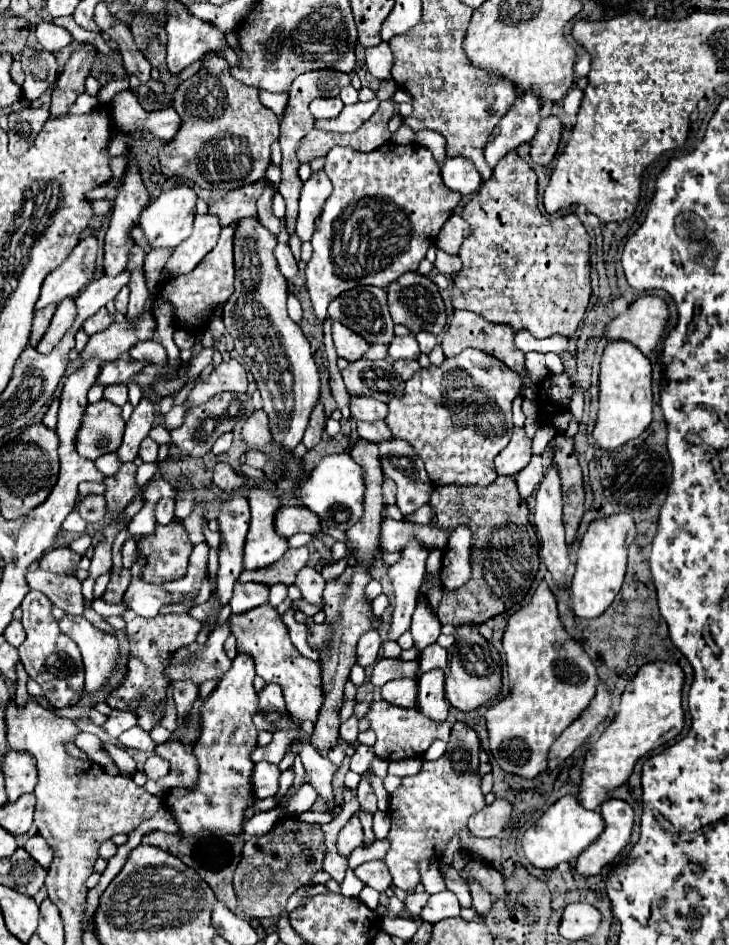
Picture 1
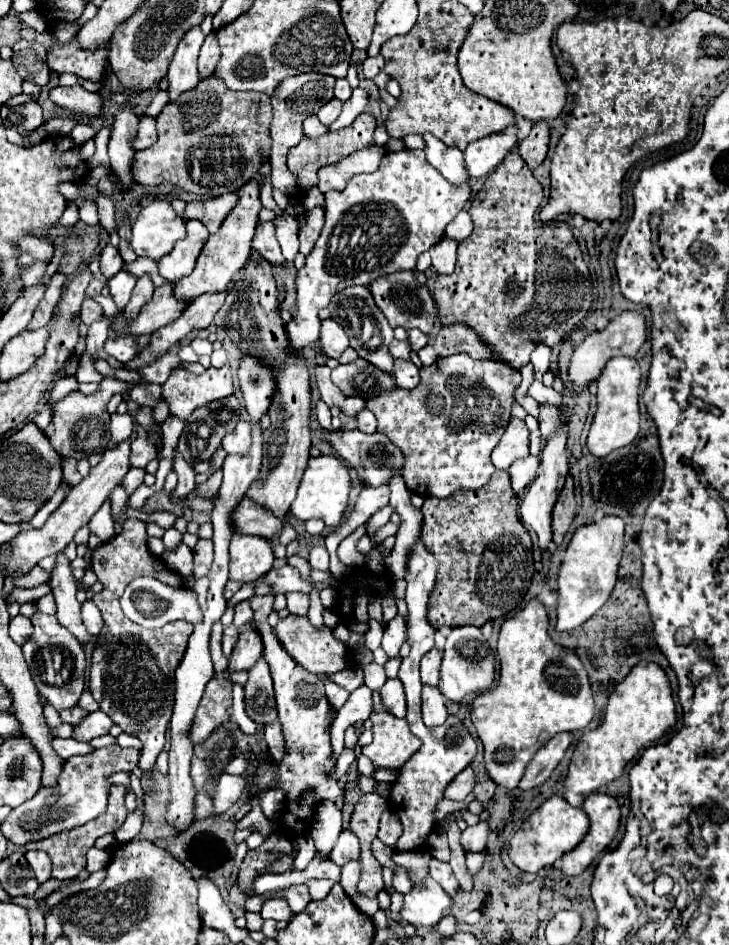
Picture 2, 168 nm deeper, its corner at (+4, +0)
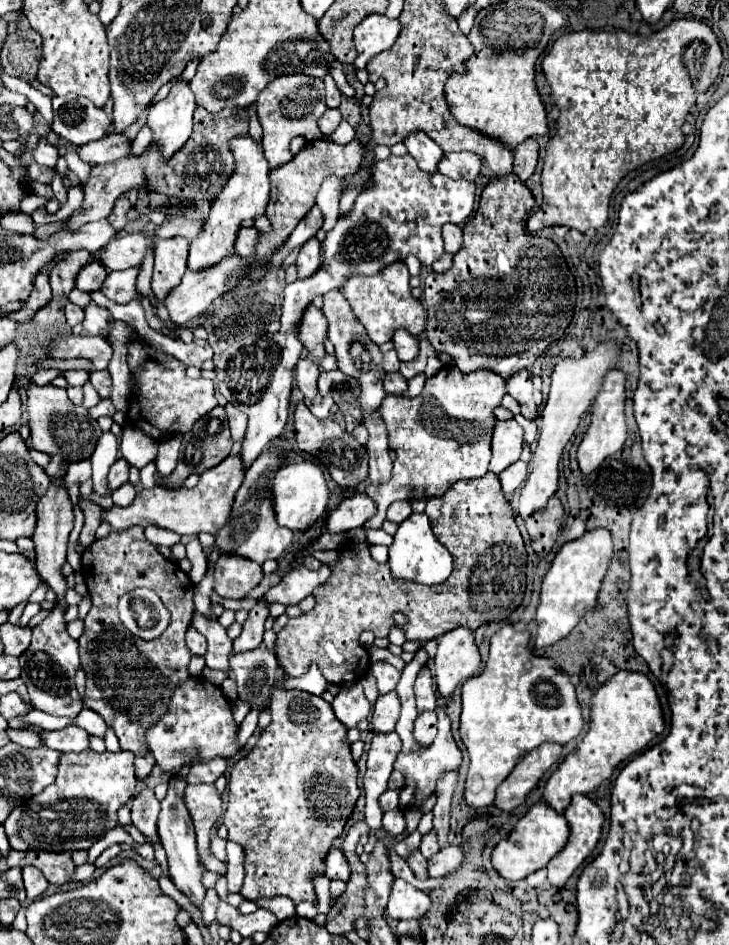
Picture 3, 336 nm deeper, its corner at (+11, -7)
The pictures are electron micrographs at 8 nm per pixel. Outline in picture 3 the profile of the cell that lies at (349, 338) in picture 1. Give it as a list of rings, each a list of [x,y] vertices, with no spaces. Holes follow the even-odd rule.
[[[313,303],[307,305],[297,327],[297,337],[315,361],[321,361],[325,357],[325,347],[323,347],[325,335],[327,335],[327,319],[323,311],[317,309]]]

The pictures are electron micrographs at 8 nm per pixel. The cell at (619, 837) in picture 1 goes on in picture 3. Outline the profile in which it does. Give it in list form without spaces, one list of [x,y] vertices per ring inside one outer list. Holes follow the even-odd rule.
[[[573,795],[571,805],[565,809],[563,817],[565,817],[567,823],[569,823],[571,835],[569,835],[567,845],[565,845],[565,847],[549,861],[549,865],[547,865],[547,871],[549,871],[547,879],[549,879],[549,883],[555,885],[555,887],[563,887],[565,881],[571,877],[571,873],[593,853],[593,849],[595,849],[597,843],[599,843],[601,827],[603,827],[603,821],[605,821],[601,809],[599,809],[587,795]]]

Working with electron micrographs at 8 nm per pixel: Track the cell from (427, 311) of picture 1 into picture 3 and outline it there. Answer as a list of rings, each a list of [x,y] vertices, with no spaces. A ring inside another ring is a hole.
[[[395,261],[393,265],[387,265],[377,275],[351,275],[345,285],[341,287],[343,297],[349,301],[357,321],[367,329],[371,341],[375,345],[391,341],[395,329],[407,329],[413,335],[419,335],[425,329],[427,313],[419,299],[411,295],[409,287],[409,271],[403,261]]]

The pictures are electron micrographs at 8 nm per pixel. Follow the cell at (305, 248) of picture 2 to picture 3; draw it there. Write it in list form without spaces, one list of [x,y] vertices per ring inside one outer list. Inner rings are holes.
[[[313,239],[313,241],[307,241],[301,251],[299,251],[299,257],[297,257],[297,271],[299,271],[299,279],[305,279],[305,277],[311,277],[319,265],[321,265],[321,249],[319,249],[319,241]]]

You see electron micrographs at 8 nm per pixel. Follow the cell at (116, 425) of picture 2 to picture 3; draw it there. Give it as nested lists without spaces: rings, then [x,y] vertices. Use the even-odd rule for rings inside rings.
[[[107,431],[99,437],[99,443],[91,455],[91,463],[93,463],[93,491],[99,495],[111,495],[109,487],[105,485],[105,475],[109,471],[109,467],[115,463],[117,459],[117,451],[119,451],[119,443],[117,437]]]

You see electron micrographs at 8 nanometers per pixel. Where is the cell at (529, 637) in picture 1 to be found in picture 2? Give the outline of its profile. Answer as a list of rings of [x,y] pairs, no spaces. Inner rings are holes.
[[[532,598],[518,614],[506,618],[498,636],[498,658],[500,658],[500,682],[494,692],[476,696],[472,708],[472,722],[478,738],[484,744],[484,764],[494,782],[506,788],[516,788],[524,776],[526,766],[534,754],[558,732],[574,732],[586,728],[594,718],[594,698],[586,668],[578,654],[570,648],[562,648],[548,636],[550,618],[544,604]]]

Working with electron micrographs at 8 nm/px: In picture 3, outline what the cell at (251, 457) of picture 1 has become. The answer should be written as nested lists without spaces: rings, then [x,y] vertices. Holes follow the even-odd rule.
[[[231,403],[225,405],[225,411],[227,411],[227,421],[229,421],[229,427],[231,427],[233,441],[243,439],[245,437],[245,429],[247,429],[247,417],[245,417],[245,413],[241,413],[239,409],[235,409]]]

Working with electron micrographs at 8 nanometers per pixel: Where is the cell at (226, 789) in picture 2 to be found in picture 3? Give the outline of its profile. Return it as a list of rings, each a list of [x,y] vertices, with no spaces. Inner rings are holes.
[[[187,785],[183,791],[183,801],[185,801],[185,807],[189,809],[193,825],[195,825],[197,851],[199,851],[201,863],[205,865],[205,869],[225,876],[227,868],[209,851],[211,827],[217,821],[217,817],[221,817],[221,813],[223,813],[221,795],[217,793],[215,785]]]

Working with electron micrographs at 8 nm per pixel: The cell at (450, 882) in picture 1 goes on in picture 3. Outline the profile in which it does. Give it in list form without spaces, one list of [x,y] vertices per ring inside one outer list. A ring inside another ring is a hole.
[[[415,849],[413,853],[409,853],[407,865],[409,865],[411,871],[415,873],[415,877],[419,877],[419,879],[423,879],[423,881],[429,879],[429,875],[427,875],[427,859],[421,855],[419,849]]]

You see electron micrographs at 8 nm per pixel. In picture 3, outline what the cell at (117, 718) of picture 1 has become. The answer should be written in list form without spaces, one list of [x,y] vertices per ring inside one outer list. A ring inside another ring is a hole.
[[[69,725],[61,731],[43,731],[41,733],[41,741],[45,747],[53,749],[53,751],[83,751],[89,747],[89,733],[75,727],[75,725]]]

